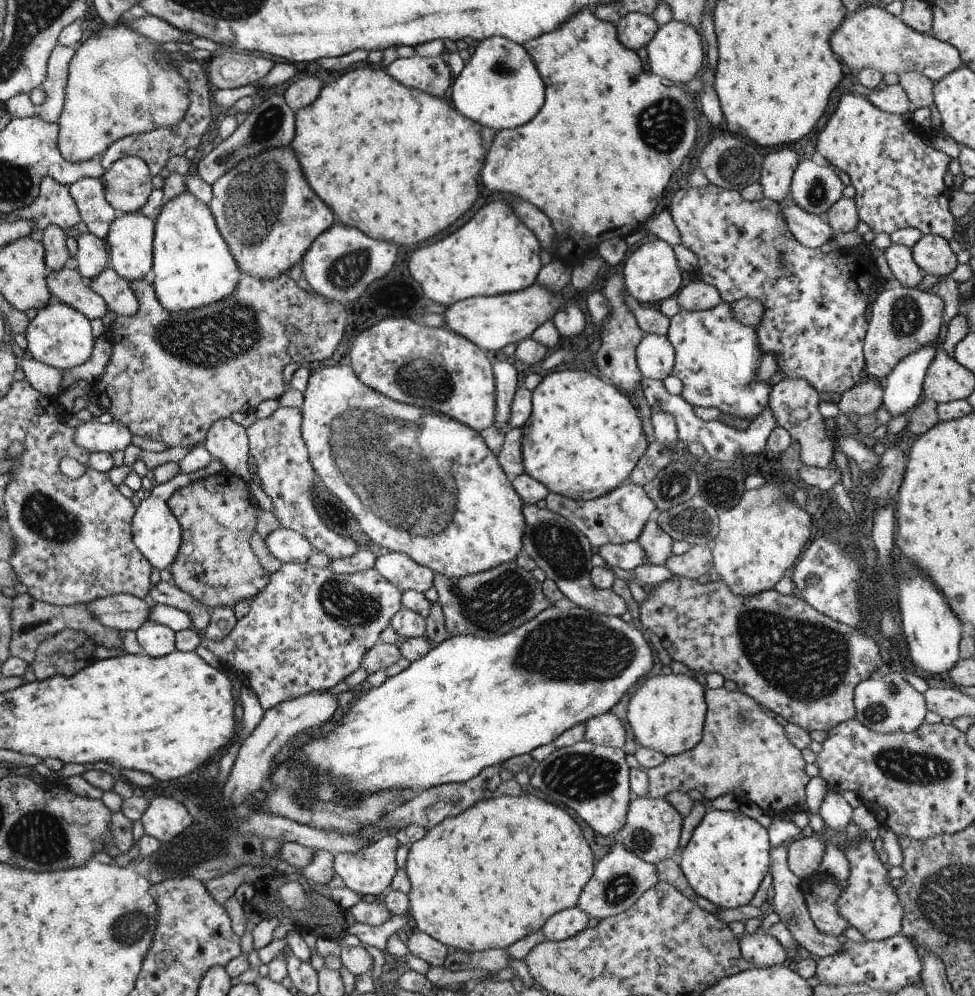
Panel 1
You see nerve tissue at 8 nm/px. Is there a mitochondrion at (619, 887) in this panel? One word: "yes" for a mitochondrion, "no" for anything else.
yes

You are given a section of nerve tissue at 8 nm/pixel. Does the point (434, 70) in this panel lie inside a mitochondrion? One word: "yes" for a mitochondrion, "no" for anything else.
yes

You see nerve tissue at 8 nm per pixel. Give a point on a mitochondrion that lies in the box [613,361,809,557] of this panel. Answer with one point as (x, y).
(695, 519)

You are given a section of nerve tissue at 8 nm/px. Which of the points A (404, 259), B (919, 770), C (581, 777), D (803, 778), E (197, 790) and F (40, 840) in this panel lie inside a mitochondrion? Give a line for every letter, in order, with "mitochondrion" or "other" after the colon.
A: other
B: mitochondrion
C: mitochondrion
D: other
E: other
F: mitochondrion

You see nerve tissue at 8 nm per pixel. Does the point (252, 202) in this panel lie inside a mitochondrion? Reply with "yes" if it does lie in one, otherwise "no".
yes

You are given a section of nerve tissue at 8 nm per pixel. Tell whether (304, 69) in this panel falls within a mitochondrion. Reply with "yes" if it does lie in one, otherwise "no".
no

